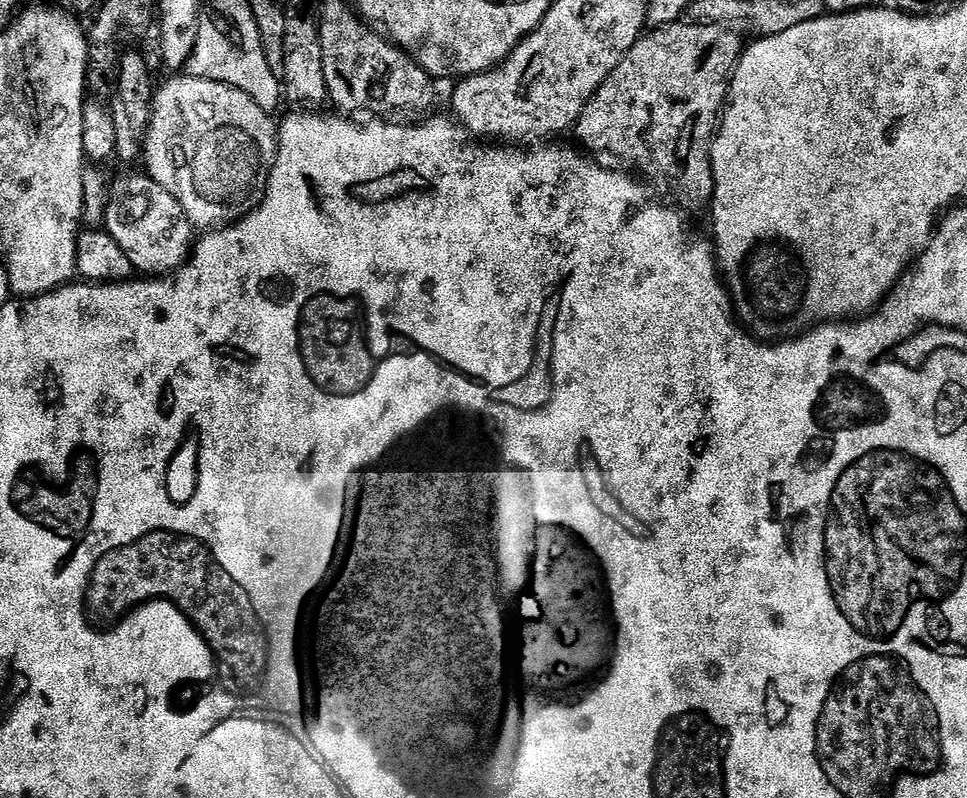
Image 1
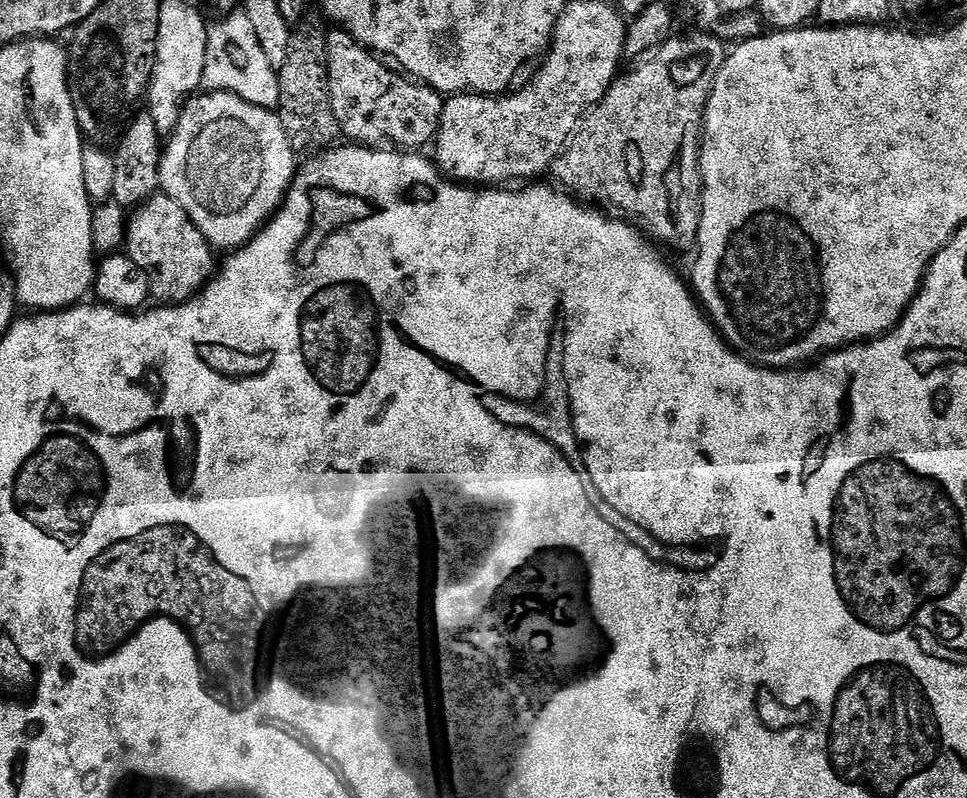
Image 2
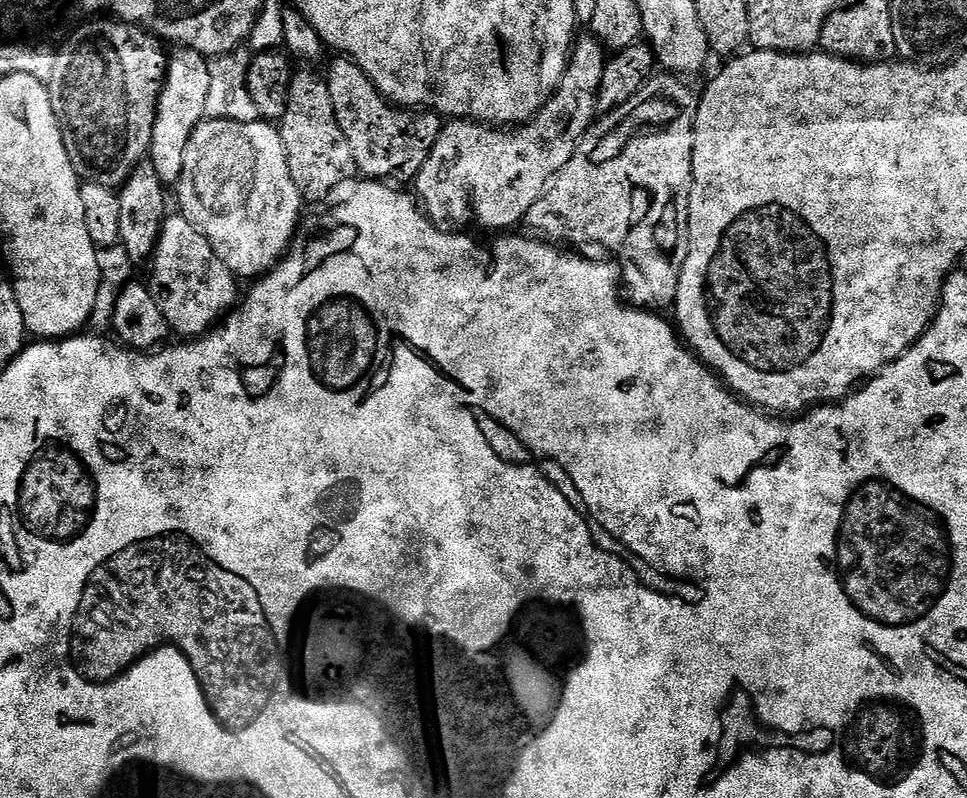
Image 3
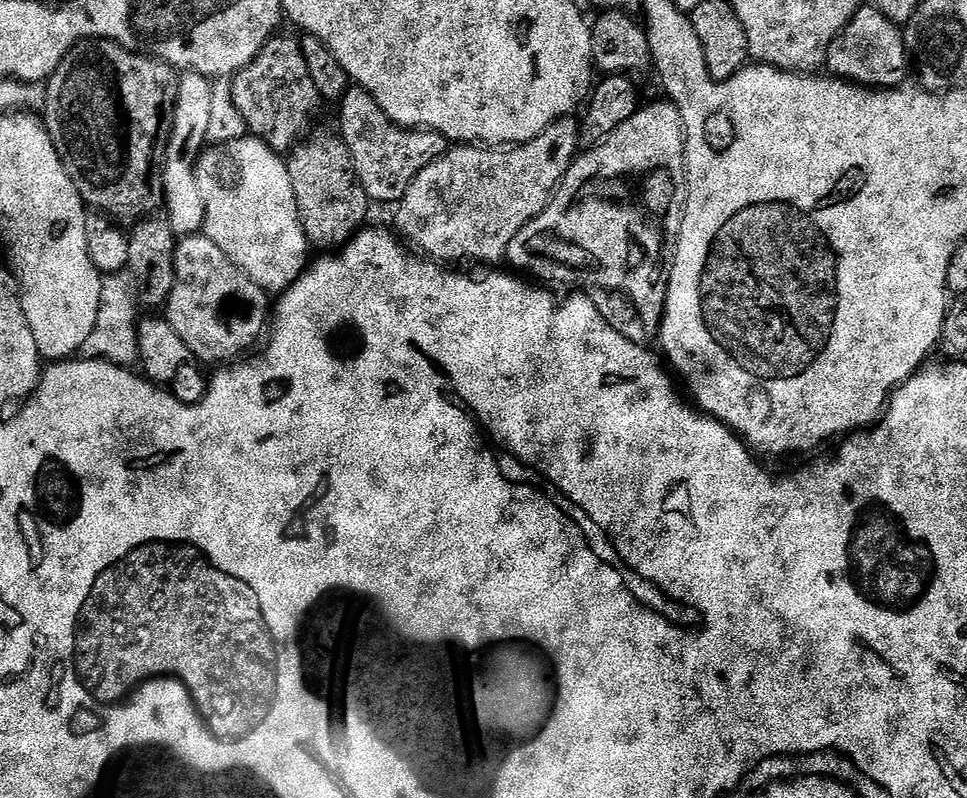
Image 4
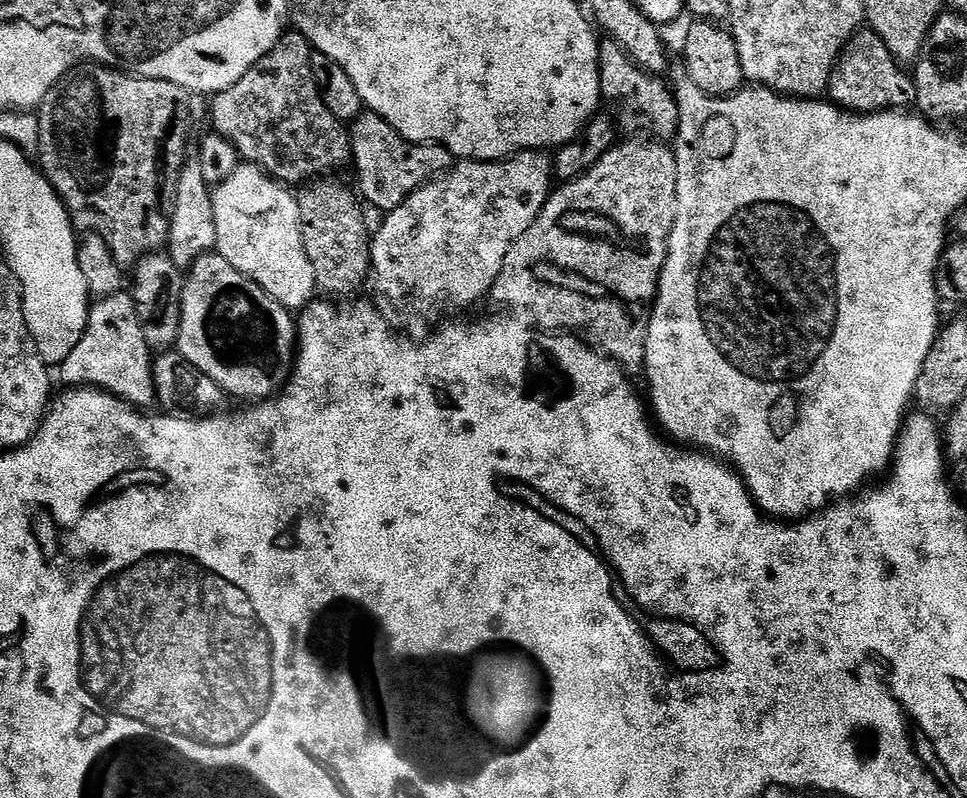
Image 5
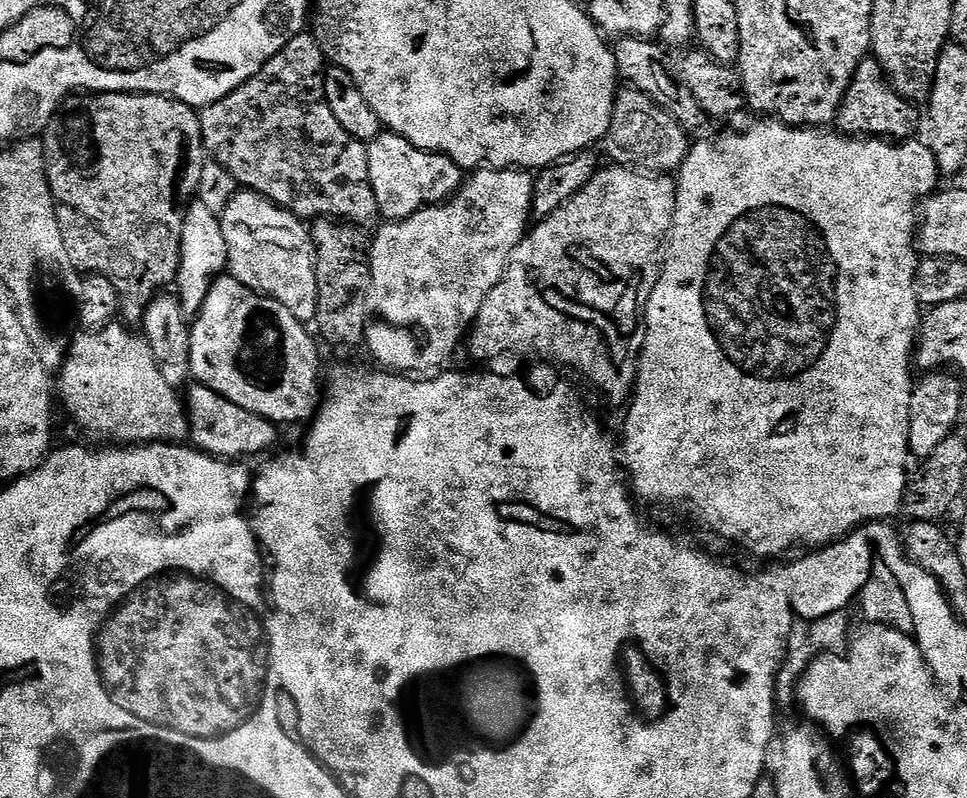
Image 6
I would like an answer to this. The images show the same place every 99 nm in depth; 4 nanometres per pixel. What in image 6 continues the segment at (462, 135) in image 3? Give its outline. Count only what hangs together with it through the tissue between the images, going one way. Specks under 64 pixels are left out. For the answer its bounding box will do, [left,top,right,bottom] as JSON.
[366,170,533,374]

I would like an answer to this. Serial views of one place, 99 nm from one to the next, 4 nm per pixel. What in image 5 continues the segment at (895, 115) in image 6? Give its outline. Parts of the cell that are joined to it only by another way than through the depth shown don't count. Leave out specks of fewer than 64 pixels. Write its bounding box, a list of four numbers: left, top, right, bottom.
[827,30,918,112]

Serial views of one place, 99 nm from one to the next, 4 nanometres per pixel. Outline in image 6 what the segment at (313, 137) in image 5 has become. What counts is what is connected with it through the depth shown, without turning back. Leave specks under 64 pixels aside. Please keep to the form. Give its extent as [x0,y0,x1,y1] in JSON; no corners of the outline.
[200,34,382,230]

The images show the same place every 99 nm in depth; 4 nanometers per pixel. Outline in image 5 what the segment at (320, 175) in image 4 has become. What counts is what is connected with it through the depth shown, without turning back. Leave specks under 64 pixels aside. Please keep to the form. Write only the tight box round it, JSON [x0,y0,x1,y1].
[298,178,372,298]

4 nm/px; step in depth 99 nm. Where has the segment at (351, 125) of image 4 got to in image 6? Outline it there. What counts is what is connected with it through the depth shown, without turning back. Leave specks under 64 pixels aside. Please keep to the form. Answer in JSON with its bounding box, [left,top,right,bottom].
[368,130,466,222]

